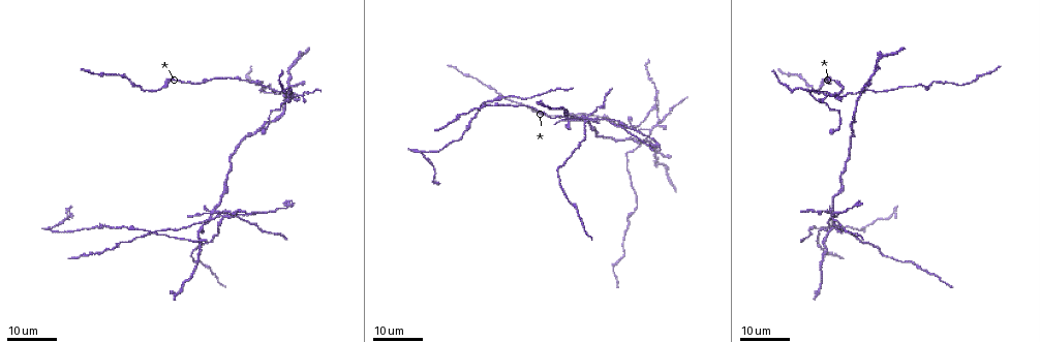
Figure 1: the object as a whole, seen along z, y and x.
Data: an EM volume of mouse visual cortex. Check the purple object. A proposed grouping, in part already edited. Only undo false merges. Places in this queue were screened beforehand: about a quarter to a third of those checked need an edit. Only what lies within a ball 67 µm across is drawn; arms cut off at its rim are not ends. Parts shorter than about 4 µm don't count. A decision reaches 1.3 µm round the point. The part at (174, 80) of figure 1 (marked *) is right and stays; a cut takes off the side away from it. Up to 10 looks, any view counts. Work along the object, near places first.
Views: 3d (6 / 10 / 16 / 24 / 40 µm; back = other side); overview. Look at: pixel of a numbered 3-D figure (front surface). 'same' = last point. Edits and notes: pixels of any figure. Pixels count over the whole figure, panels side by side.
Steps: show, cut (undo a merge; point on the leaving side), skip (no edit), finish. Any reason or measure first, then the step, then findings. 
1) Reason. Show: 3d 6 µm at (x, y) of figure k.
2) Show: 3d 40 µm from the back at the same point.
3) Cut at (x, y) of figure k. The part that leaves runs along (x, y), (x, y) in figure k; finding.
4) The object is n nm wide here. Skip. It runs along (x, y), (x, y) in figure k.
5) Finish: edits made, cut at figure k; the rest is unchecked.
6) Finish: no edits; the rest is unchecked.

Thick turns thin. Show: 3d 16 µm at (251, 82) of figure 1.

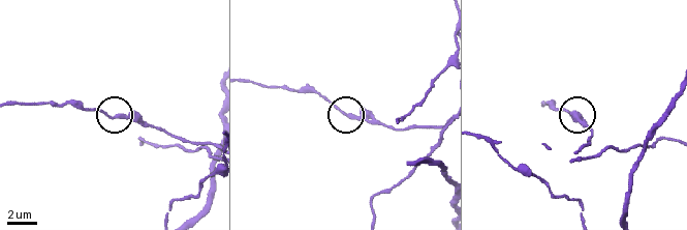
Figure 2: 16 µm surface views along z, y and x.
Show: 3d 10 µm at (344, 112) of figure 2.

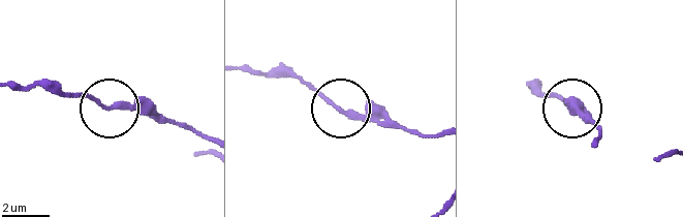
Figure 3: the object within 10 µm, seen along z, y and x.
Skip. It runs along (243, 66), (297, 76), (338, 105), (390, 118) in figure 3; one neuron here.

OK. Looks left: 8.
Looks like a crossing. Show: 3d 16 µm at (218, 216) of figure 1.

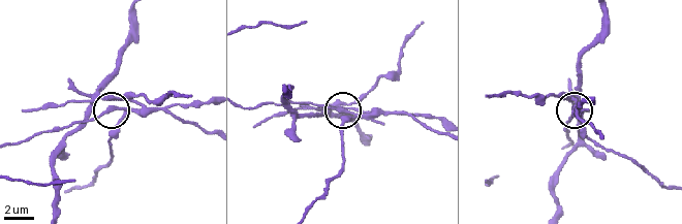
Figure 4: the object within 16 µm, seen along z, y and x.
Closer look. Show: 3d 6 µm at (114, 108) of figure 4.

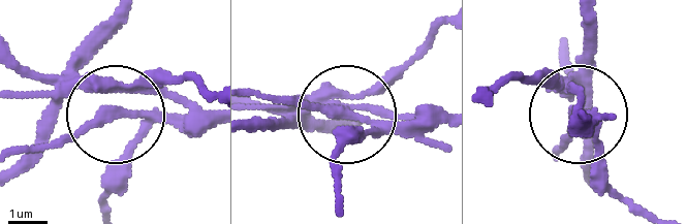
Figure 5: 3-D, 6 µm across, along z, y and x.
Cut at (155, 76) of figure 5. The part that leaves runs along (166, 110), (162, 97), (114, 91), (87, 65), (110, 16) in figure 5; two neurons meet here.

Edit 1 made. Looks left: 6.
Redraw. Show: overview.

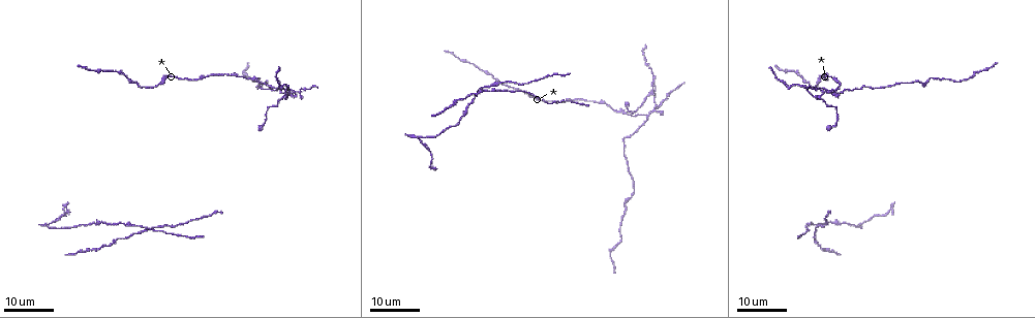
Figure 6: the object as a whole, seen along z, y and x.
Show: 3d 16 µm at (110, 244) of figure 6.

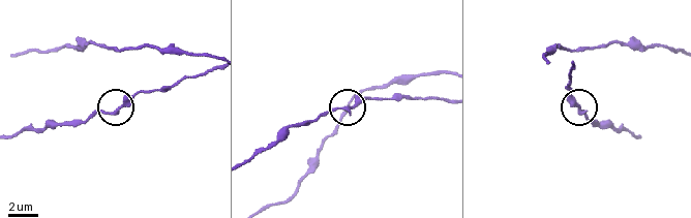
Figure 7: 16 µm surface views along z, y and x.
Show: 3d 6 µm at (117, 112) of figure 7.

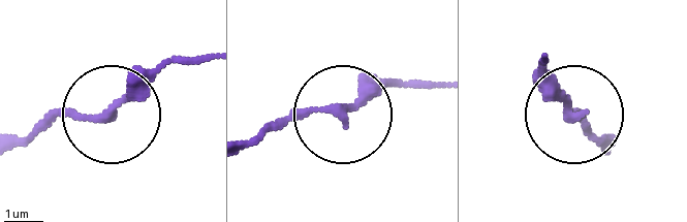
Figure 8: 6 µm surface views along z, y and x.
Show: 3d 6 µm from the back at (104, 117) of figure 8.

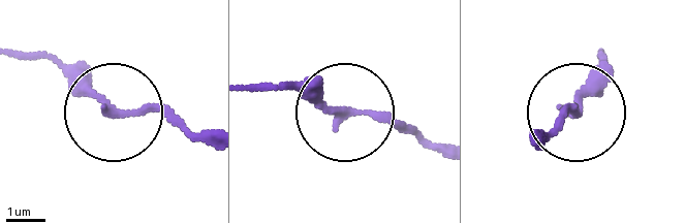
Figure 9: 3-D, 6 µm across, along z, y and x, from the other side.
Skip. It runs along (18, 54), (57, 57), (116, 109), (165, 113), (205, 132) in figure 9; continuous, no second neuron.

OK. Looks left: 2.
Two arms in line, one across. Show: 3d 16 µm at (64, 210) of figure 6.

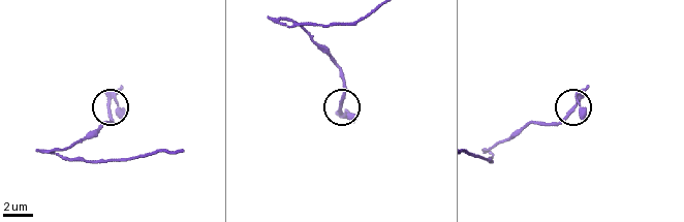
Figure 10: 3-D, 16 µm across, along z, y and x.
Show: 3d 10 µm at (108, 105) of figure 10.

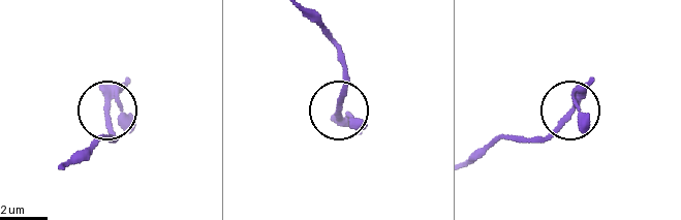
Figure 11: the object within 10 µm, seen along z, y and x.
Skip. It runs along (473, 162), (497, 143), (538, 138), (577, 103), (584, 132) in figure 11; all the same neuron.

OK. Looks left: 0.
Finish: edits made, cut at figure 5; the rest is unchecked.

